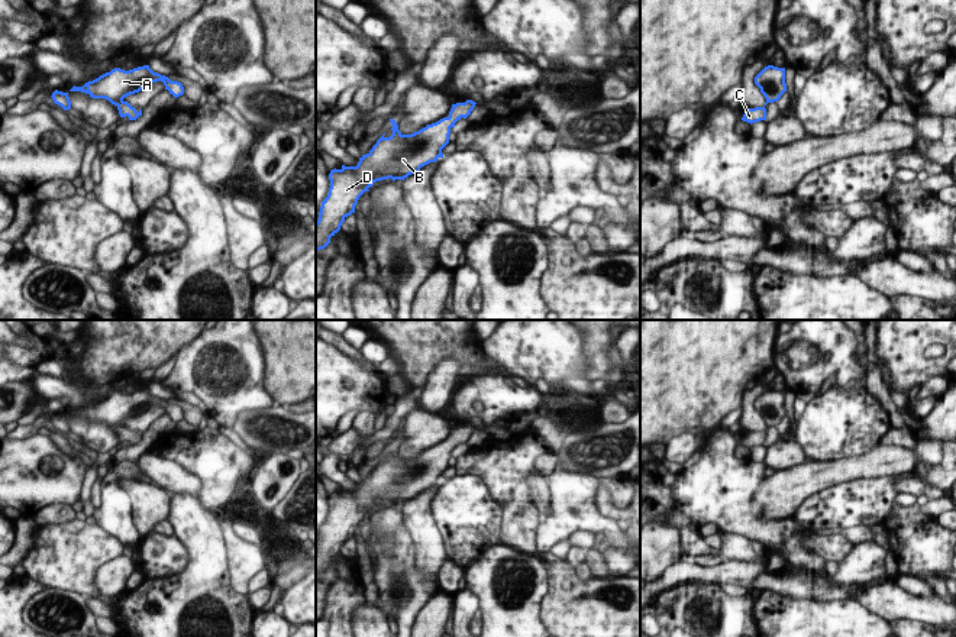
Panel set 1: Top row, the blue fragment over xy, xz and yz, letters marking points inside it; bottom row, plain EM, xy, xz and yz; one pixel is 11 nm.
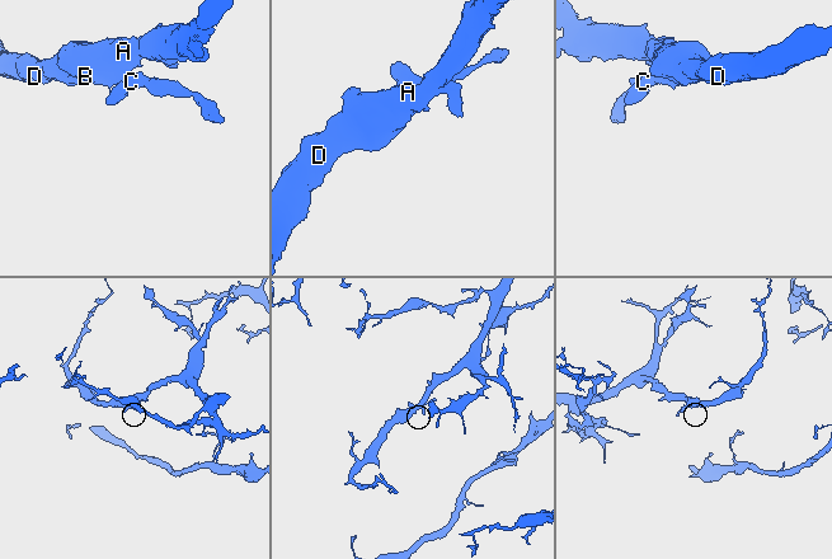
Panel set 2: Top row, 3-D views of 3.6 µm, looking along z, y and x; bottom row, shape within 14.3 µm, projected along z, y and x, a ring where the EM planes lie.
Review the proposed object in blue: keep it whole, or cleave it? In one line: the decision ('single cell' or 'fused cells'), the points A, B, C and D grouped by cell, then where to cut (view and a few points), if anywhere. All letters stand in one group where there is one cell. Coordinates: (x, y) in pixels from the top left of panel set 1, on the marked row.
single cell | A B C D | no cut

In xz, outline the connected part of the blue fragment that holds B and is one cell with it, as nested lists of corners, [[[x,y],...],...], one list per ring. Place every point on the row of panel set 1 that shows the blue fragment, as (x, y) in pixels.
[[[472,100],[452,104],[448,117],[411,135],[403,135],[395,120],[390,119],[390,138],[382,135],[372,149],[359,158],[356,166],[342,165],[340,169],[332,169],[329,194],[322,201],[316,222],[316,250],[330,243],[330,237],[340,230],[345,219],[355,213],[359,197],[377,181],[404,181],[422,166],[443,158],[442,149],[449,143],[450,129],[462,117],[466,119],[475,104]]]

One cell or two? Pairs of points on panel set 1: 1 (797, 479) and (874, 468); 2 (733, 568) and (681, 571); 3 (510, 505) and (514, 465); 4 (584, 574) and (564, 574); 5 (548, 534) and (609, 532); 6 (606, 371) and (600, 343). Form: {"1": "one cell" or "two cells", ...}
{"1": "one cell", "2": "one cell", "3": "one cell", "4": "two cells", "5": "one cell", "6": "one cell"}

